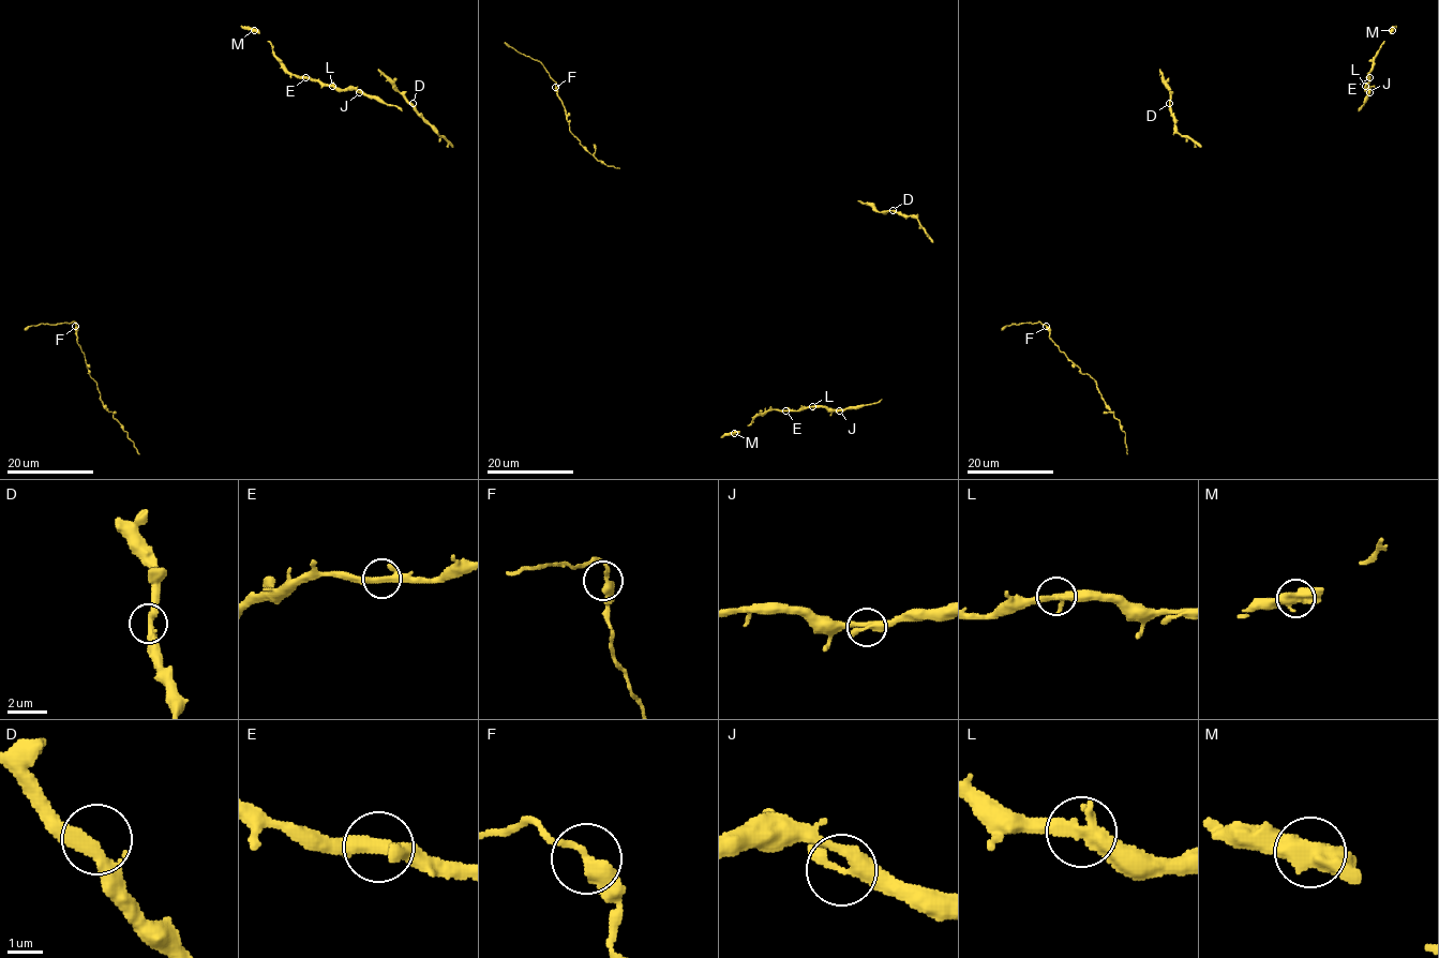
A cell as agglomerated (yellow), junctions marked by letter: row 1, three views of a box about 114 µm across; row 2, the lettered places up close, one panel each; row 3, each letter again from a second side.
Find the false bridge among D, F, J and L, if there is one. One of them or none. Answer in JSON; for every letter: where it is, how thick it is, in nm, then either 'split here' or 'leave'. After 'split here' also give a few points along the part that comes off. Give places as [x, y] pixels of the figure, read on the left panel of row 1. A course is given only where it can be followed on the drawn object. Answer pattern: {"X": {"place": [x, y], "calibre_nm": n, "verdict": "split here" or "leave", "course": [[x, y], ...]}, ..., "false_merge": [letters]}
{"D": {"place": [413, 103], "calibre_nm": 280, "verdict": "leave"}, "F": {"place": [75, 326], "calibre_nm": 320, "verdict": "leave"}, "J": {"place": [359, 92], "calibre_nm": 320, "verdict": "leave"}, "L": {"place": [332, 86], "calibre_nm": 320, "verdict": "leave"}, "false_merge": []}

